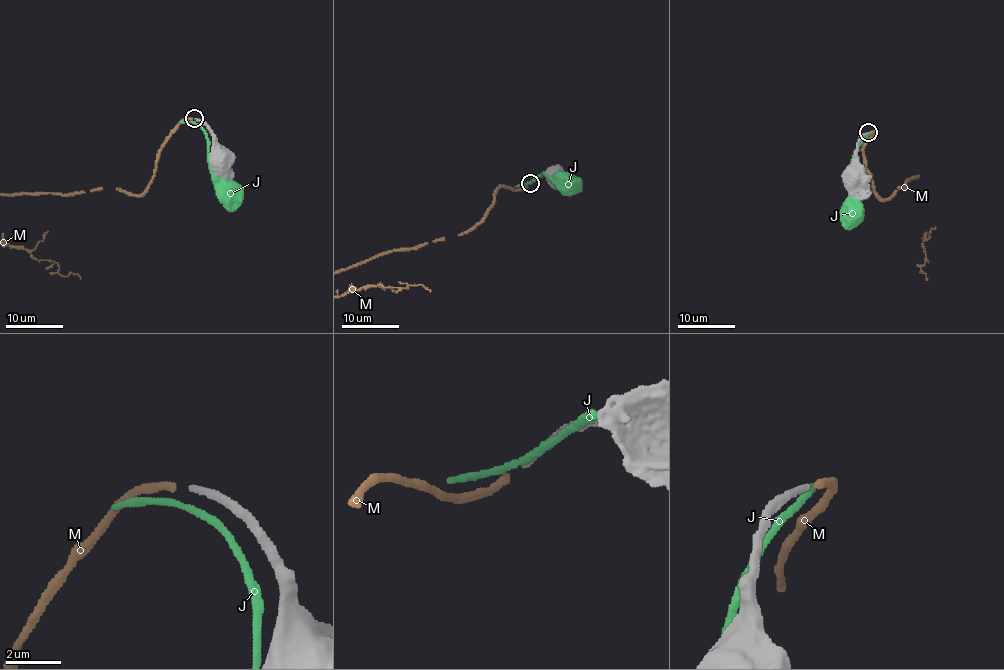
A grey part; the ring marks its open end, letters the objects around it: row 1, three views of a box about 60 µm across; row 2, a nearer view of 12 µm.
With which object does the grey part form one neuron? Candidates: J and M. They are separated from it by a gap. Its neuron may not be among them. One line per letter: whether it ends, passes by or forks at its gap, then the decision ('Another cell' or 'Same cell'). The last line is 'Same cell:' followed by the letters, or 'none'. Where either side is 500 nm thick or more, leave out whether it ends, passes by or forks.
J: It passes by. Another cell
M: It ends there. Same cell
Same cell: M

